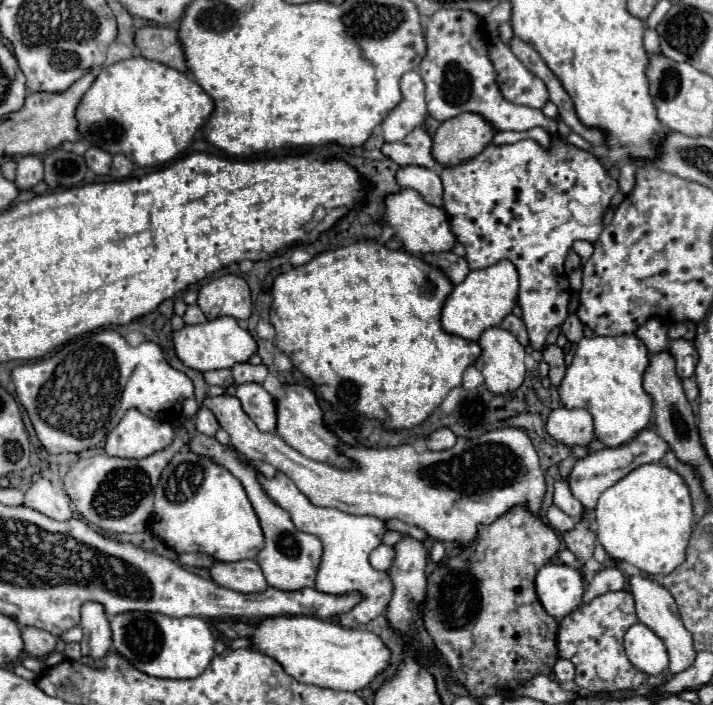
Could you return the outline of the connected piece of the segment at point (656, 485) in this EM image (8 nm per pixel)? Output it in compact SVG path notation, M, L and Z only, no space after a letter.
M644 464L610 486L596 504L598 540L616 558L634 564L652 576L670 574L684 562L692 534L694 512L682 476L664 464Z

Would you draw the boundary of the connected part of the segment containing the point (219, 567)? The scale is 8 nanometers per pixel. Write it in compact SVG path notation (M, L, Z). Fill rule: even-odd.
M256 560L214 562L208 572L216 584L236 592L262 592L268 588Z

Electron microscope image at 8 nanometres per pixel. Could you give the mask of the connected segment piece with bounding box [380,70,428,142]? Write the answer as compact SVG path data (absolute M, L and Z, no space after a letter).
M410 70L402 76L400 90L400 104L380 124L386 142L404 140L404 136L412 132L418 124L422 124L428 116L424 102L424 82L416 70Z

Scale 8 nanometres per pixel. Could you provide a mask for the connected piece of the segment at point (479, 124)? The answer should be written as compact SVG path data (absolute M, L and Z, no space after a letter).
M462 112L440 124L434 132L432 156L442 166L456 166L466 158L480 154L496 134L496 128L480 114Z

